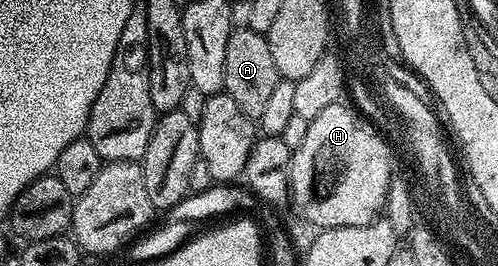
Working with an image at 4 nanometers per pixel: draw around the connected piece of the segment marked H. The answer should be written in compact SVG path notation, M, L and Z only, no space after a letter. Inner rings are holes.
M339 102L332 106L326 107L320 114L316 114L316 118L312 118L308 126L308 134L304 134L304 142L300 142L300 146L296 146L290 153L290 191L288 193L289 203L294 203L294 208L307 220L310 224L315 224L315 229L323 228L339 228L340 226L364 226L372 224L379 219L380 213L386 207L386 195L392 189L392 156L390 160L390 148L387 137L382 132L378 133L360 113L354 108L349 108L346 102Z

